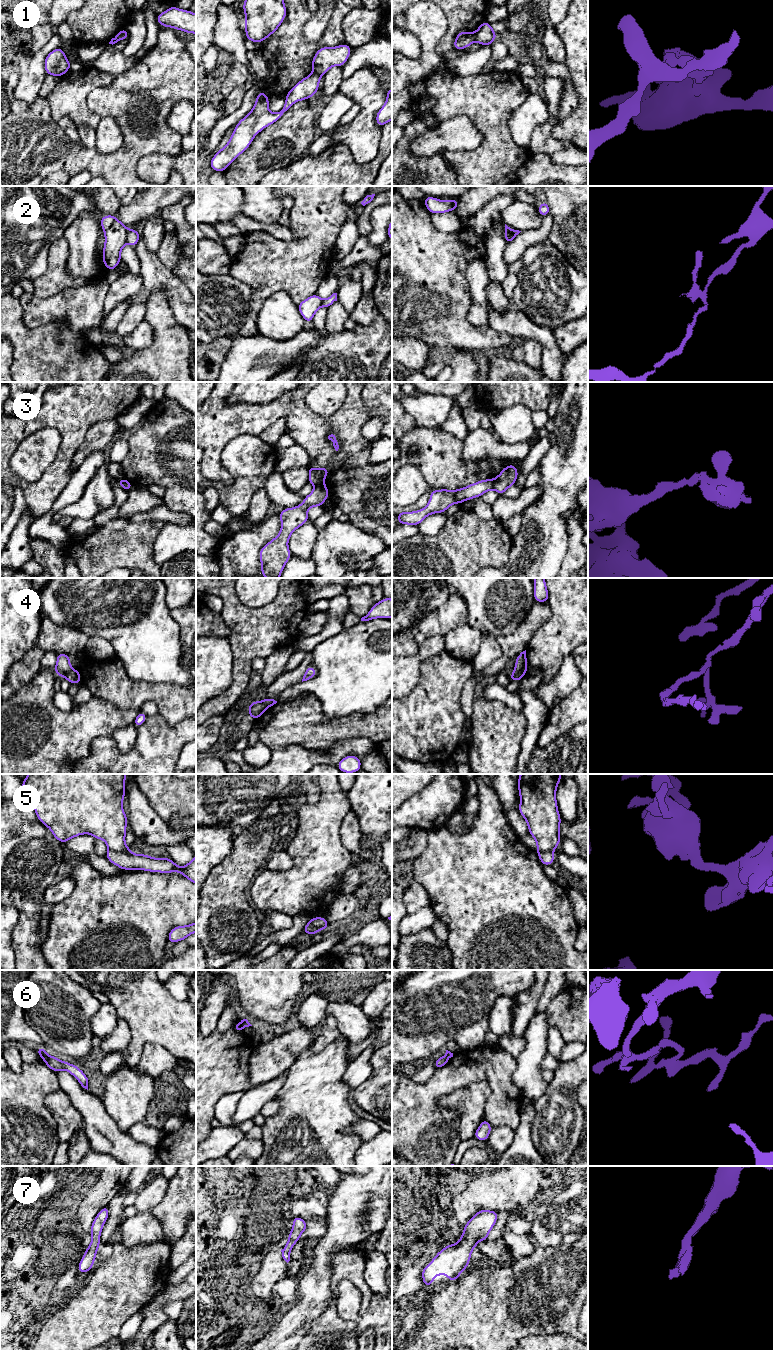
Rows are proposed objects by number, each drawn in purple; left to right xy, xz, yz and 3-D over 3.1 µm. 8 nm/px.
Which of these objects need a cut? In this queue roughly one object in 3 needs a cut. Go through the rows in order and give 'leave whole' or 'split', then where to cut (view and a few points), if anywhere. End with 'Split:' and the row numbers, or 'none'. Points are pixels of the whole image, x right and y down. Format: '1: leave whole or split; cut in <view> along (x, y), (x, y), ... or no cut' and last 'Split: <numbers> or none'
1: split; cut in xy along (120, 32), (118, 40)
2: split; cut in yz along (513, 229), (508, 242)
3: split; cut in yz along (494, 479), (492, 488)
4: split; cut in yz along (514, 669), (522, 676)
5: split; cut in xy along (109, 849), (130, 852)
6: split; cut in xy along (47, 1055), (43, 1059)
7: leave whole; no cut
Split: 1, 2, 3, 4, 5, 6

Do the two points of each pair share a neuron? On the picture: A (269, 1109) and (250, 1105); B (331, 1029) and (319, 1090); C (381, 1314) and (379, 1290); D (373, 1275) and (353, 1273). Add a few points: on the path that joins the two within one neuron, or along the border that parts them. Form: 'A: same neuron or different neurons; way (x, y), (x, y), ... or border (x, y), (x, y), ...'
A: different neurons; border (276, 1097), (271, 1099), (259, 1113)
B: different neurons; border (342, 1034), (319, 1051), (312, 1051), (310, 1049)
C: different neurons; border (373, 1294), (381, 1297)
D: different neurons; border (364, 1254), (363, 1280), (373, 1294)

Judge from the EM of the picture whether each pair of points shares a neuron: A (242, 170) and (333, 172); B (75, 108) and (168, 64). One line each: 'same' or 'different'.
A: different
B: different

